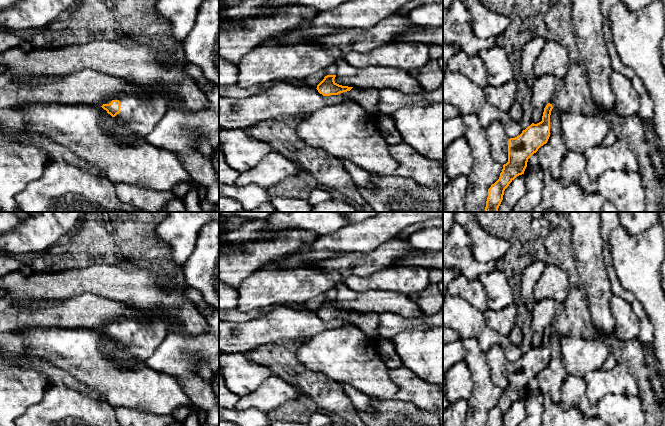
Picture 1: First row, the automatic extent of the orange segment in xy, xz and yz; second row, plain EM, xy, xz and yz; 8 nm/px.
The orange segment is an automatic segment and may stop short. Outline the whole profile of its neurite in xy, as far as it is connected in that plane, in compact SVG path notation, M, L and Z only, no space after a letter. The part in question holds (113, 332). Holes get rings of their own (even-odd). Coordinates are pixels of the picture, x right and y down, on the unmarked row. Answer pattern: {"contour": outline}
{"contour": "M143 314L144 321L123 320L106 325L101 331L120 350L125 350L141 361L146 361L170 331L170 324L161 318Z"}

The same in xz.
{"contour": "M327 299L317 309L317 314L323 320L342 319L351 322L356 328L361 330L365 336L373 342L379 338L378 327L380 314L378 313L358 313L337 308L334 303L336 299Z"}

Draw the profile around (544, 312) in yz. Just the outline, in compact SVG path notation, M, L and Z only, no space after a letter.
M546 298L538 301L532 310L532 347L537 348L542 345L545 330L552 325L557 314L560 303L556 300Z

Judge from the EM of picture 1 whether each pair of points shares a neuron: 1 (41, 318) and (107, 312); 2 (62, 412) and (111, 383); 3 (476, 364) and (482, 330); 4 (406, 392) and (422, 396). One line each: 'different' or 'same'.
1: same
2: different
3: different
4: same

